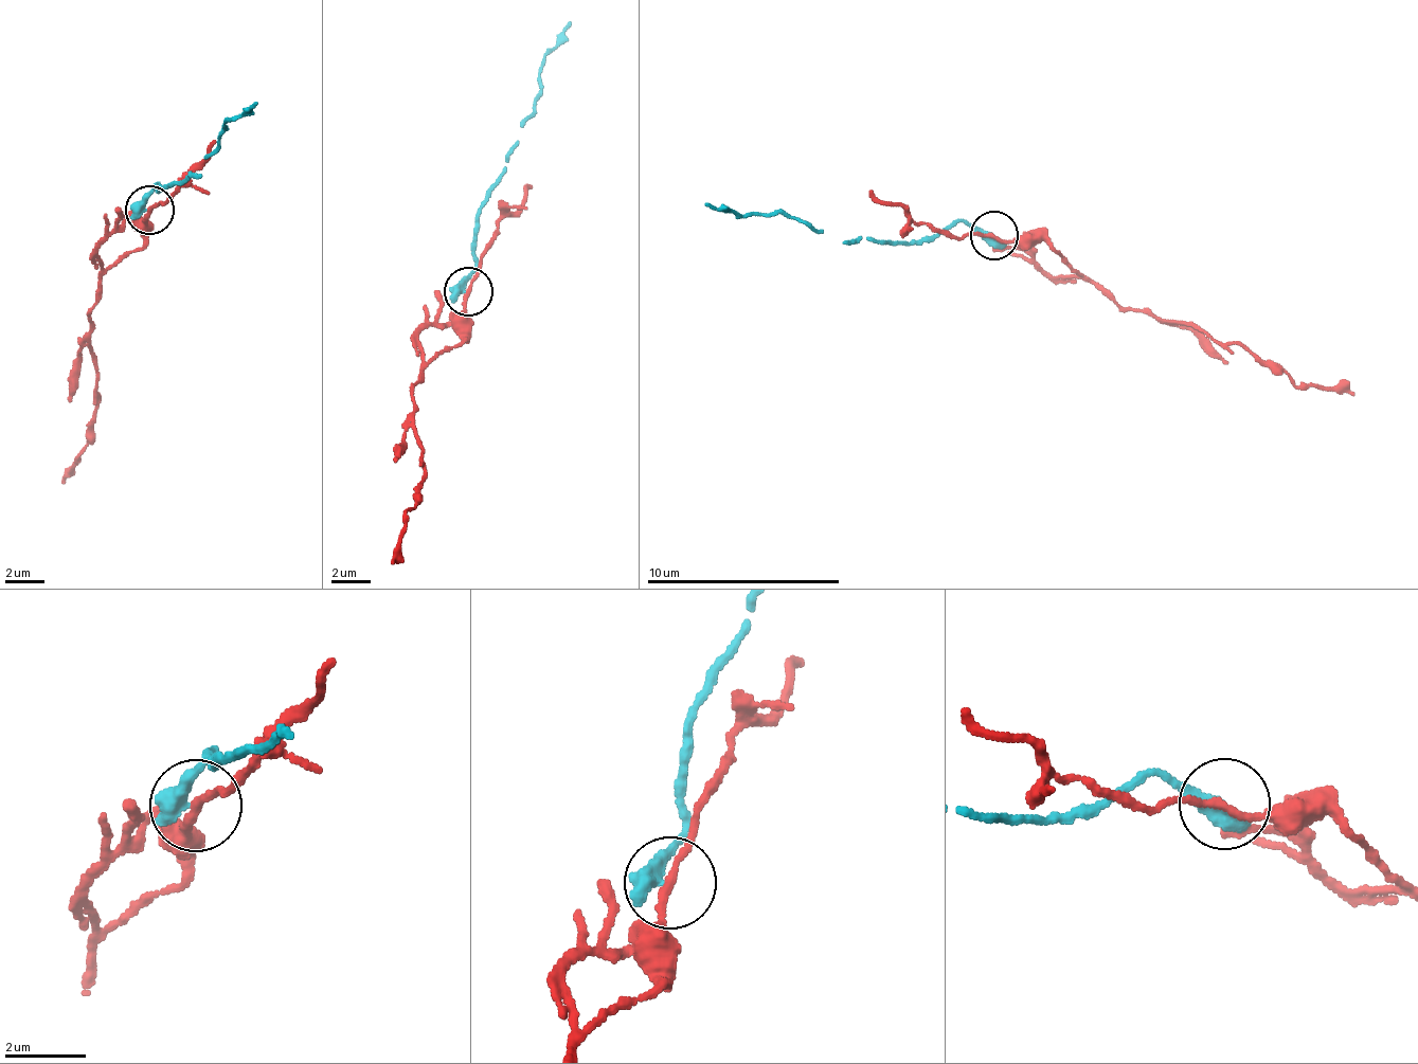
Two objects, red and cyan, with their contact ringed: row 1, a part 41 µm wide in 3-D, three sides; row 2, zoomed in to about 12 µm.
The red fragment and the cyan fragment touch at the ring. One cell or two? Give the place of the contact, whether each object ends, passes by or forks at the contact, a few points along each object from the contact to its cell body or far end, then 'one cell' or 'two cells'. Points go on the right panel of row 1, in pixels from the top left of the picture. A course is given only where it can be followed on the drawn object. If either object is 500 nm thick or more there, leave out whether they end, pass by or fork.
at (994, 235); red runs (995, 236), (1043, 238), (1120, 305), (1194, 322), (1218, 342), (1246, 346), (1305, 385), (1343, 389), (1352, 397); cyan runs (995, 238), (952, 220), (928, 238), (894, 242), (841, 240), (817, 232), (793, 215), (754, 215), (706, 204); two cells

